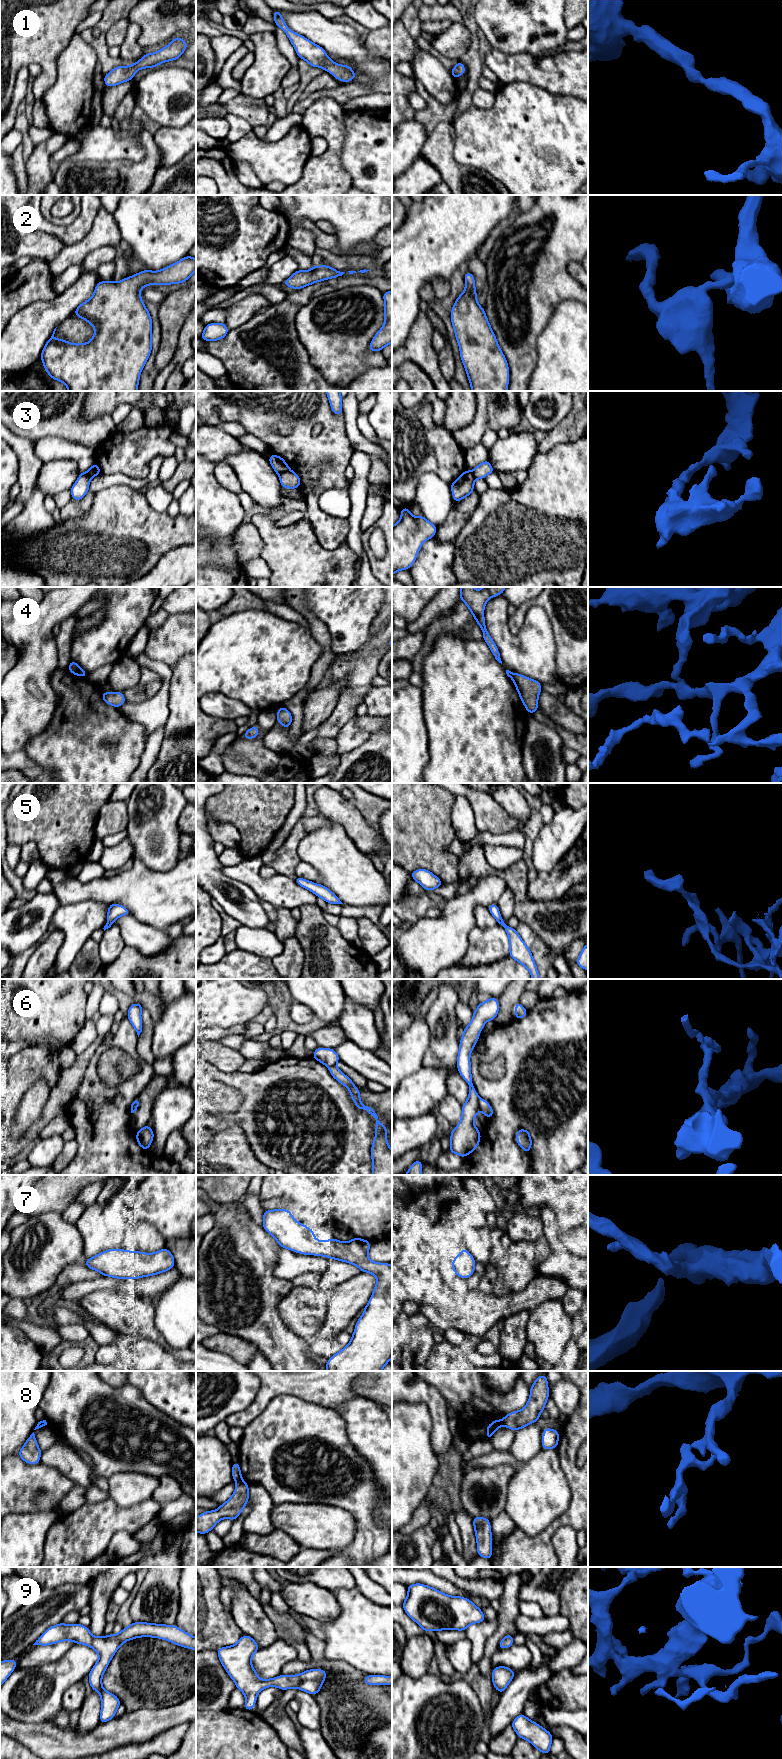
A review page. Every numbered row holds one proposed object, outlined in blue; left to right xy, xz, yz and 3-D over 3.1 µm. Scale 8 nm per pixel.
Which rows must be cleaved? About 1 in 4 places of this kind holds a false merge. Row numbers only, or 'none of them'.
3, 4, 6, 8

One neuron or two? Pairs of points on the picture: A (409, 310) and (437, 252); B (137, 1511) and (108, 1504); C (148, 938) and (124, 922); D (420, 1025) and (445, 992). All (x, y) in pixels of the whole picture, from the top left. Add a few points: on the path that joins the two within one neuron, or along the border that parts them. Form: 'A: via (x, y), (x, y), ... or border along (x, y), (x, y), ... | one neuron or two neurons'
A: via (409, 296), (409, 280), (423, 266) | one neuron
B: via (130, 1512), (115, 1511) | one neuron
C: via (142, 938), (130, 928) | one neuron
D: border along (423, 1018), (430, 1032), (430, 1042) | two neurons

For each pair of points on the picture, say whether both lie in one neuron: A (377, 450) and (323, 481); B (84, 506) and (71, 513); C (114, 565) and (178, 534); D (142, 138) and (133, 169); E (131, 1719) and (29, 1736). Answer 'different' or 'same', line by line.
A: different
B: same
C: same
D: same
E: same

